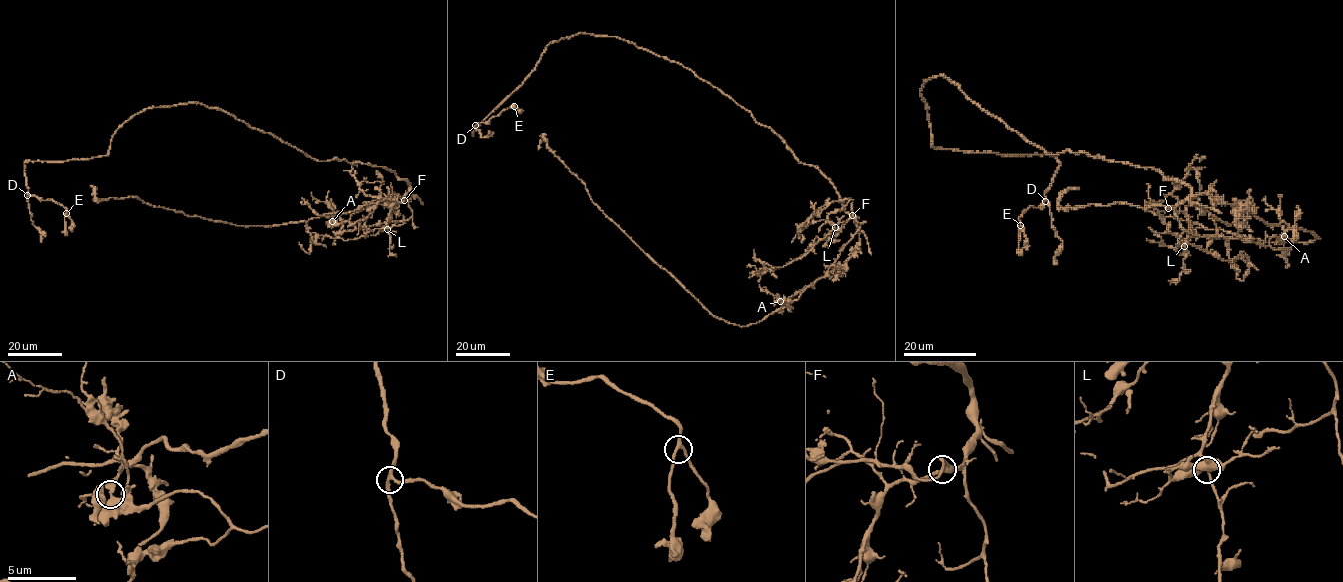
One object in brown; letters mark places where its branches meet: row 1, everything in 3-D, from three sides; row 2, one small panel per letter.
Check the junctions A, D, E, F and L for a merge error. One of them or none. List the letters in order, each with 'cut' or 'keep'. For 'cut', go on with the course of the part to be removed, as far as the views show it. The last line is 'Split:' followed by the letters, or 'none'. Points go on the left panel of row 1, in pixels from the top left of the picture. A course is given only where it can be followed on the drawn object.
A: cut; foreign part runs (332, 221), (332, 215), (274, 225), (236, 226), (151, 206), (137, 197), (96, 200), (90, 186)
D: keep
E: keep
F: keep
L: keep
Split: A

